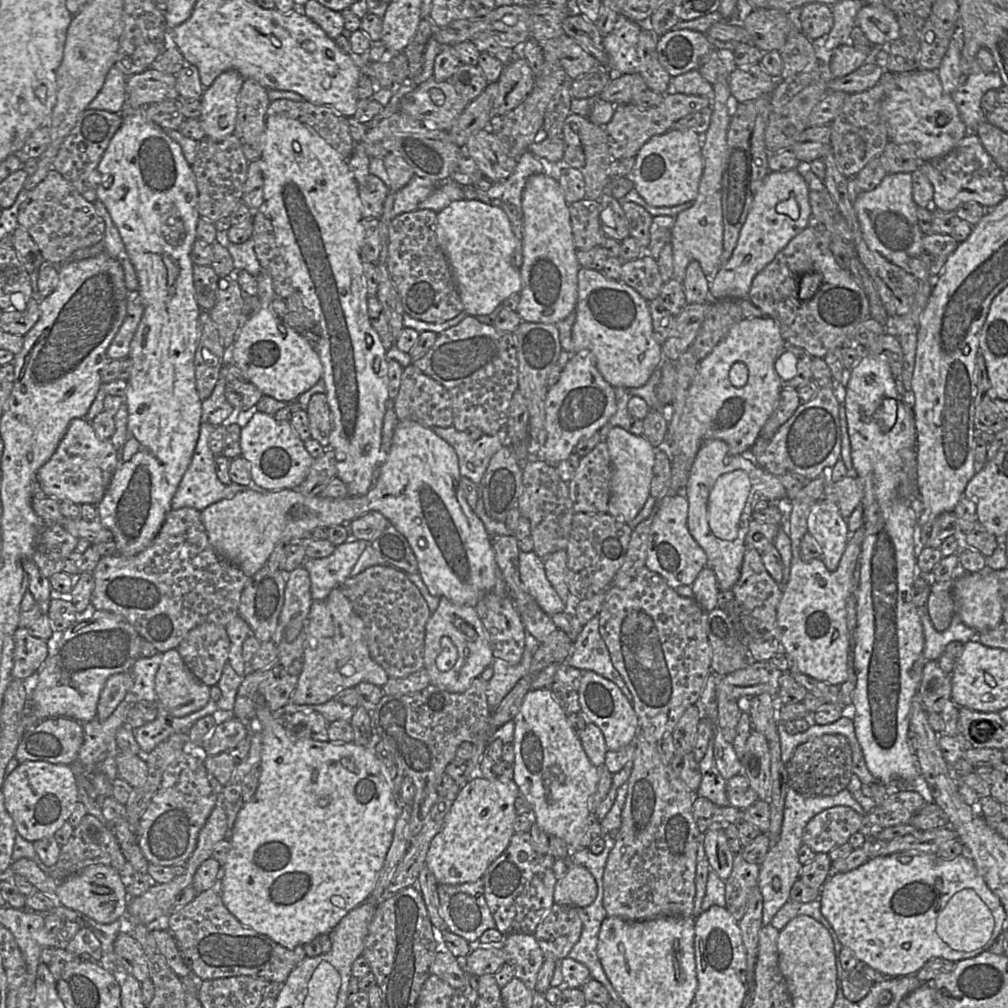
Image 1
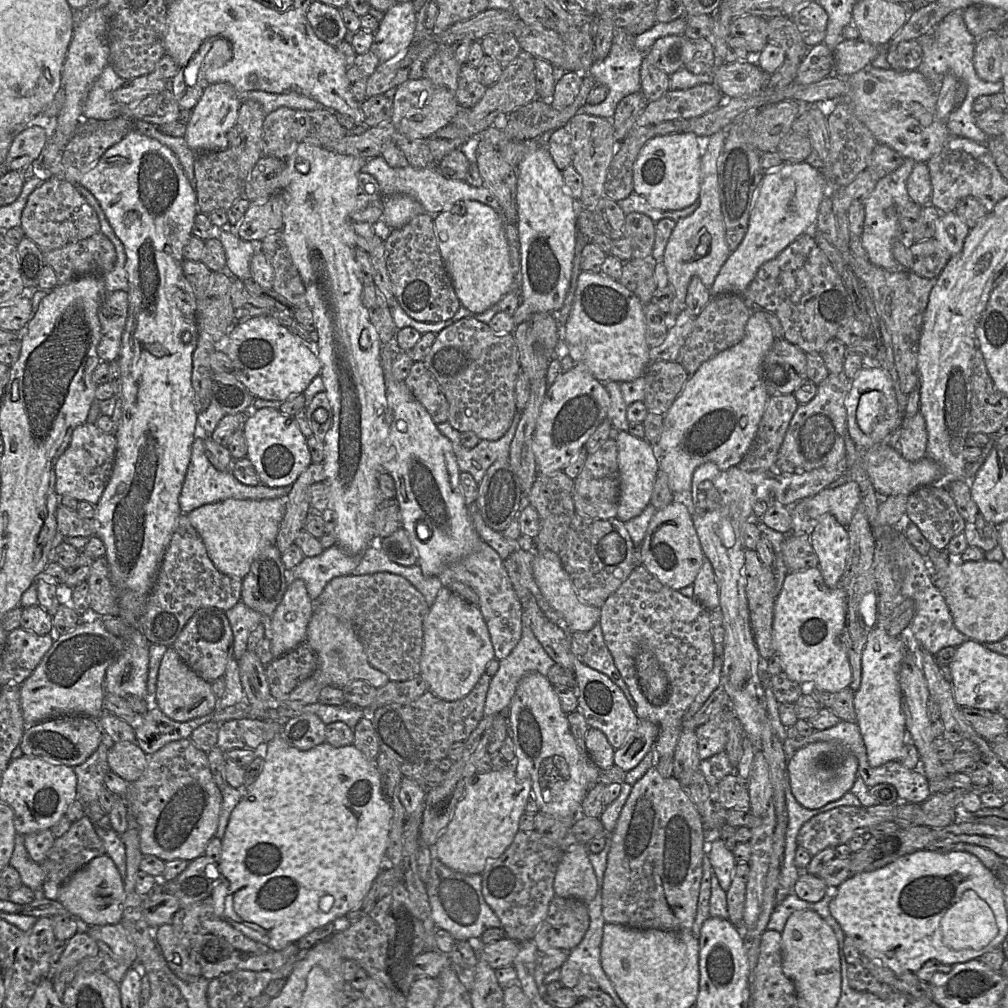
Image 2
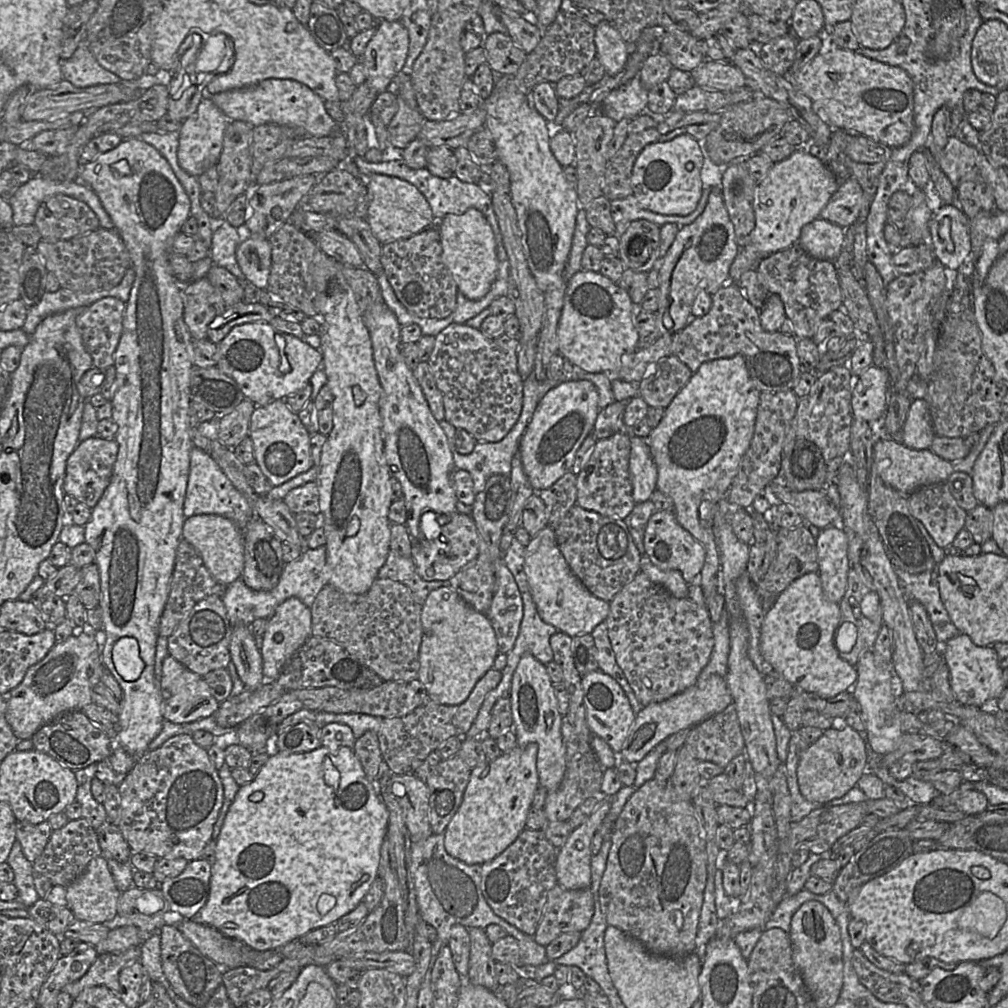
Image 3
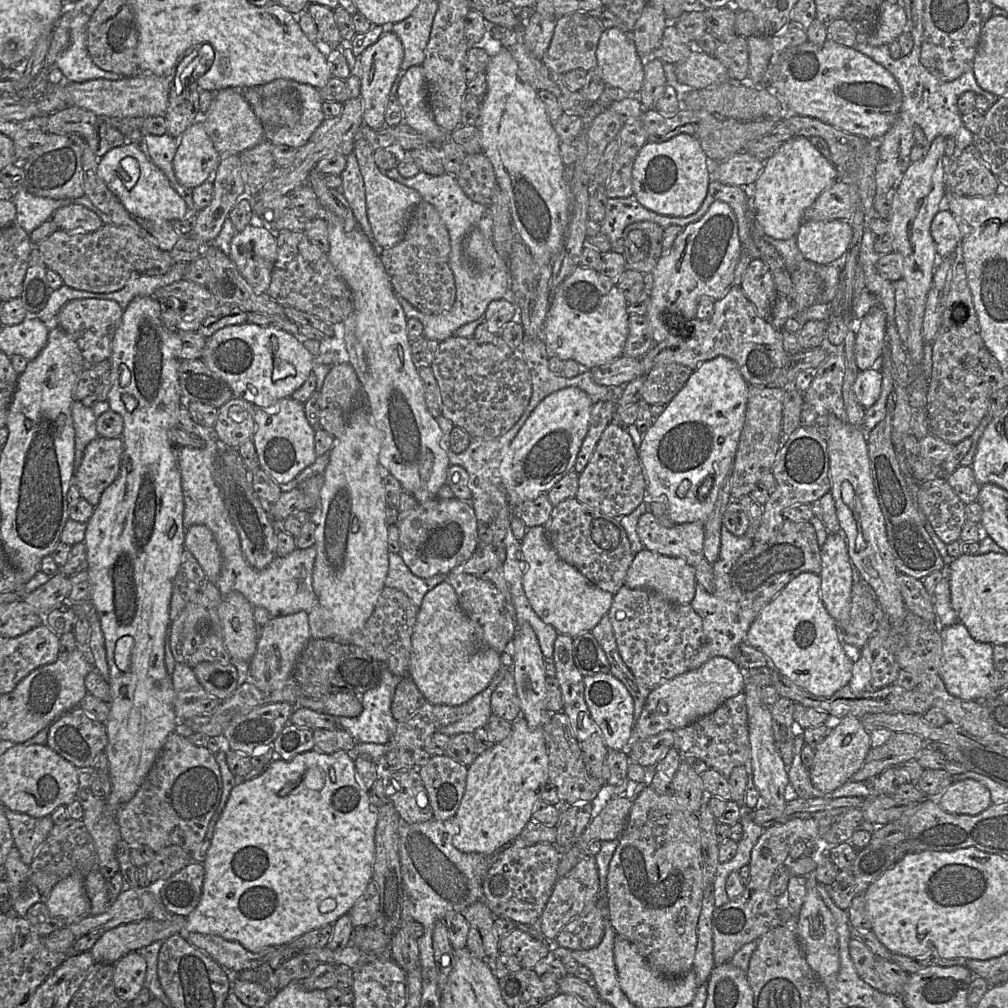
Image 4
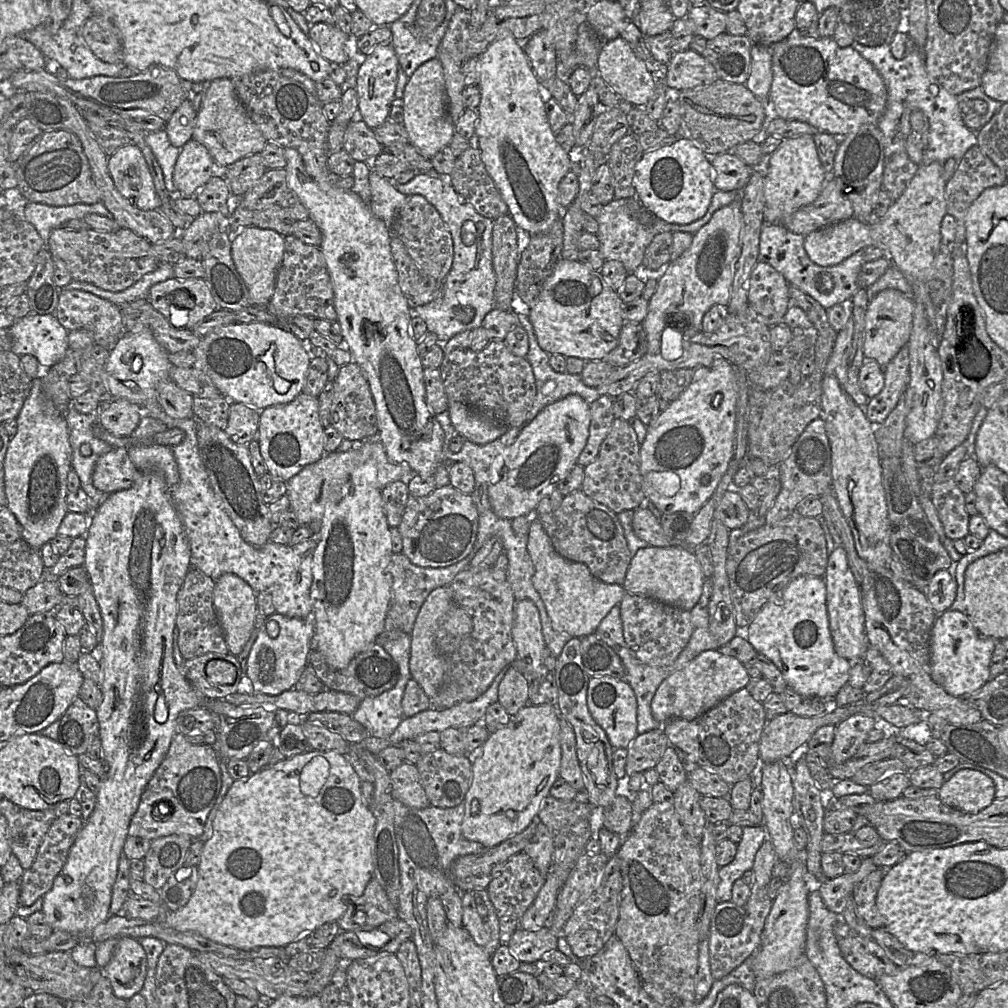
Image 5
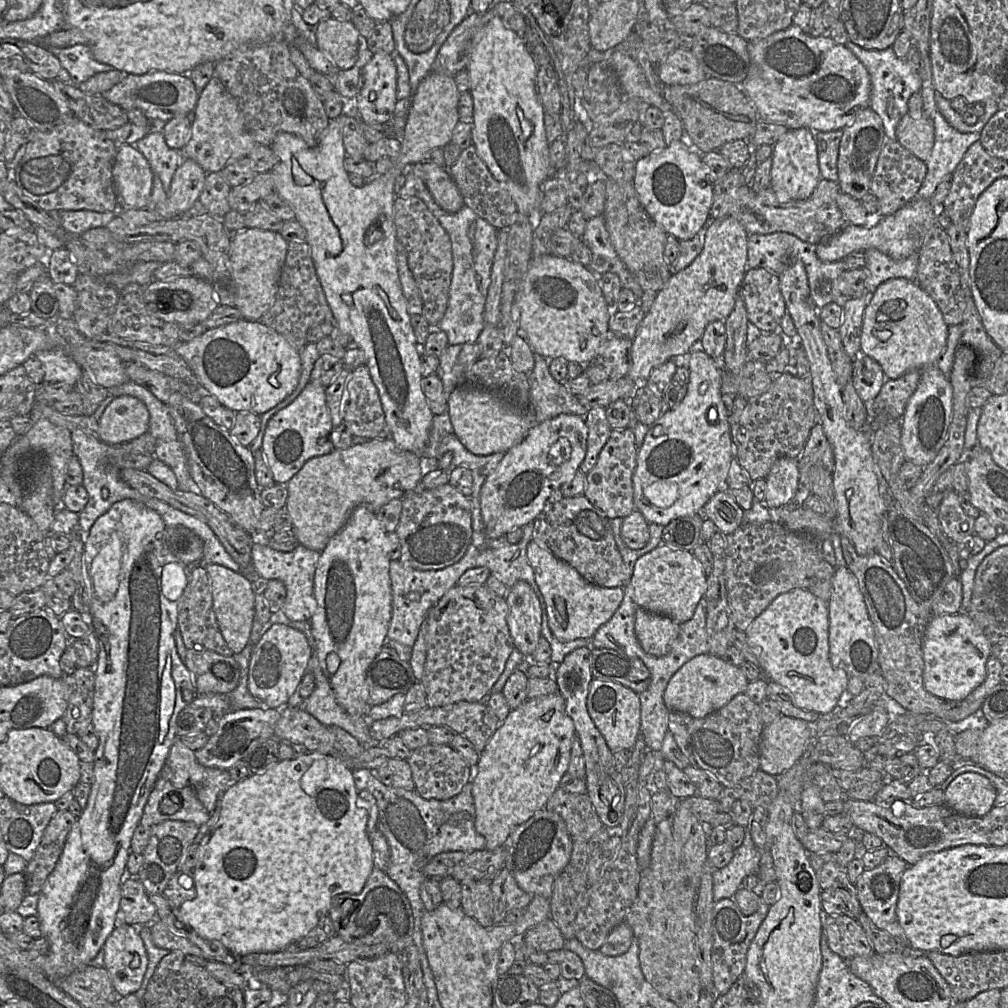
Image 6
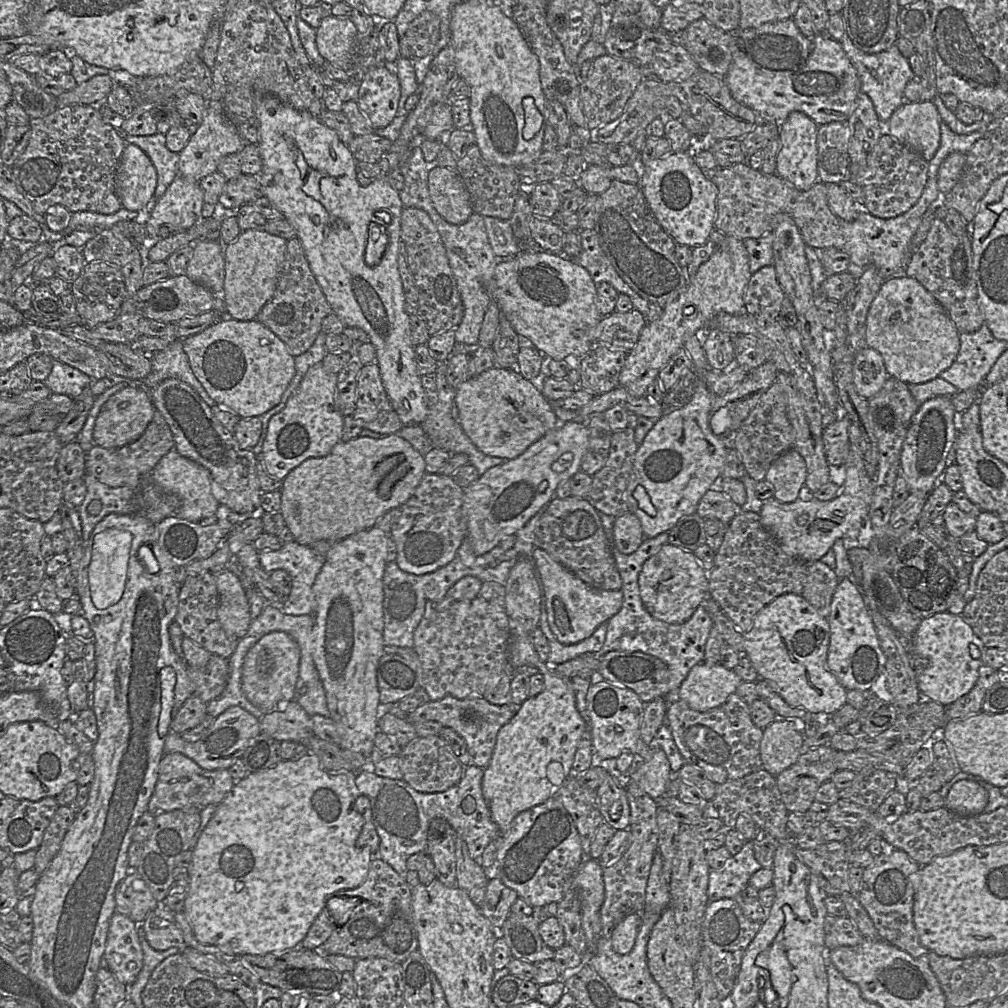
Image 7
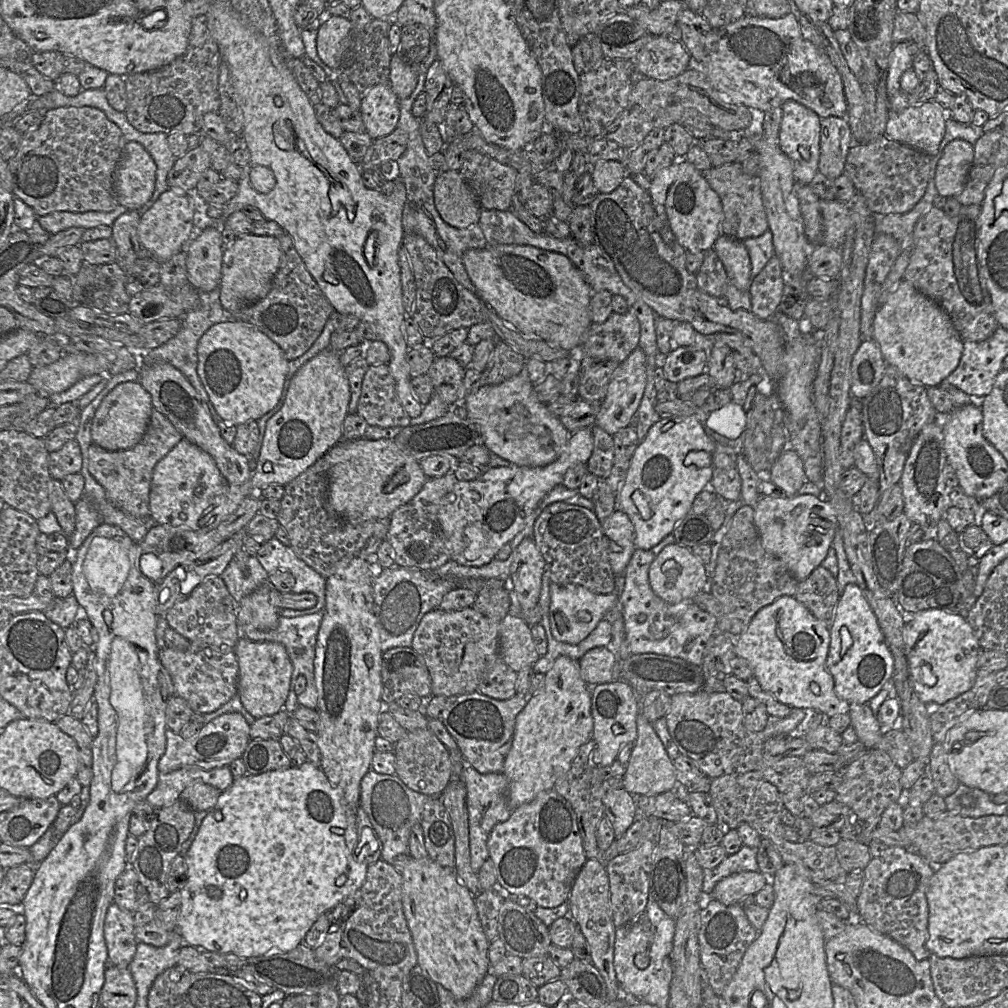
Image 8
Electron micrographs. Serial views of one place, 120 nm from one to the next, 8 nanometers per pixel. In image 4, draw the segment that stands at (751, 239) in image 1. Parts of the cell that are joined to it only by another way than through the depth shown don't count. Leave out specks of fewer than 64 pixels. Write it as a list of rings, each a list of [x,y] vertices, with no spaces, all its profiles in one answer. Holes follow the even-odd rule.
[[[793,137],[783,143],[779,150],[764,163],[764,169],[753,186],[752,220],[764,237],[787,240],[796,236],[806,209],[837,180],[839,180],[837,168],[811,144],[809,138]]]

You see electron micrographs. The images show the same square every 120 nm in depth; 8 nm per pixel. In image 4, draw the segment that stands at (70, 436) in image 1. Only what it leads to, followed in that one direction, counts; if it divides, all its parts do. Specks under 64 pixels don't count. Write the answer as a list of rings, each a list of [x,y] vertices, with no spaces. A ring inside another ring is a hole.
[[[101,436],[85,448],[82,461],[73,475],[80,497],[97,506],[104,490],[117,478],[120,470],[123,442],[121,438]]]

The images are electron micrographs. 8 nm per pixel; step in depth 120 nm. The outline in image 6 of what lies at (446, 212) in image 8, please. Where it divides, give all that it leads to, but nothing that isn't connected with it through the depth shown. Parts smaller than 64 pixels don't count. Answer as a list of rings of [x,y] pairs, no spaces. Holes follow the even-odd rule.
[[[418,162],[409,169],[427,186],[435,202],[445,211],[455,213],[464,205],[464,199],[446,167]]]

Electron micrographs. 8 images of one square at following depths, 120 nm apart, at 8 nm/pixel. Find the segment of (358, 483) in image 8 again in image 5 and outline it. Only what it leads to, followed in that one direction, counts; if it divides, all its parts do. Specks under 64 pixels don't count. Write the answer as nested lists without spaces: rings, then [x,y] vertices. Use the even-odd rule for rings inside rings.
[[[378,438],[357,442],[352,449],[346,452],[327,453],[317,462],[305,466],[297,475],[286,482],[286,495],[289,498],[291,510],[295,513],[301,526],[309,527],[314,534],[318,533],[326,503],[337,502],[348,493],[351,473],[365,463],[375,465],[381,489],[395,481],[401,481],[408,486],[408,483],[417,475],[406,462],[394,463],[390,461]]]

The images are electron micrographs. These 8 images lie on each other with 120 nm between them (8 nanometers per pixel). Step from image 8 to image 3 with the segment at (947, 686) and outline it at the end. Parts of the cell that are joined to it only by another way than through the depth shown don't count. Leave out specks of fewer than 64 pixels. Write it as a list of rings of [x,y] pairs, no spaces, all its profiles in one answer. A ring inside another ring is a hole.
[[[959,633],[946,642],[944,659],[949,669],[952,691],[960,703],[980,707],[989,699],[998,699],[1007,687],[997,652],[990,646],[977,646],[971,638]]]

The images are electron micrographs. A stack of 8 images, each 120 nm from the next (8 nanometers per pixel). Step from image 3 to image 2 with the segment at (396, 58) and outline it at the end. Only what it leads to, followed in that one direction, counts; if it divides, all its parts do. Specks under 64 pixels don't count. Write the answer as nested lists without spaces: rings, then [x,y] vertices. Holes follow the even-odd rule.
[[[412,1],[389,8],[374,32],[372,51],[380,63],[400,56],[414,42],[416,17]]]

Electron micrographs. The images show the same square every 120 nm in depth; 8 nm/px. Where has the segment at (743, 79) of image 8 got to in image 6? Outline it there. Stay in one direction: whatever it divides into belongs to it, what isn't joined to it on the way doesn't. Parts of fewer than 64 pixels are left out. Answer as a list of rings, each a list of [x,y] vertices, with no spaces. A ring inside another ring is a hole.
[[[792,24],[789,28],[776,32],[764,39],[748,42],[748,52],[750,57],[750,65],[745,80],[740,87],[751,100],[756,108],[759,121],[772,122],[787,127],[789,130],[808,128],[813,132],[829,132],[844,129],[851,125],[857,114],[864,108],[869,106],[870,100],[870,77],[859,59],[845,46],[836,43],[827,34],[819,37],[811,37],[804,33],[798,26]]]

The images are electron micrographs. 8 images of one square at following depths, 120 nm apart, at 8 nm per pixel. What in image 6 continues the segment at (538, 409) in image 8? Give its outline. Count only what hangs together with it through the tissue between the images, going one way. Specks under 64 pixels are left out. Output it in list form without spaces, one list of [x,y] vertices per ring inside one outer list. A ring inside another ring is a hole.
[[[456,387],[448,397],[448,414],[453,426],[453,433],[459,441],[473,454],[482,456],[507,452],[522,442],[529,430],[537,424],[534,408],[530,401],[527,407],[514,405],[502,395],[480,387]]]

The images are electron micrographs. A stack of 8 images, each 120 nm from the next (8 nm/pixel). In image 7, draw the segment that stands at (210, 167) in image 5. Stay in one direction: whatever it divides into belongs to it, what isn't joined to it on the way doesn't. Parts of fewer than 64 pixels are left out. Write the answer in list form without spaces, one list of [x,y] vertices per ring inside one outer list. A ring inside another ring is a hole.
[[[177,176],[165,193],[158,199],[152,212],[150,214],[142,214],[140,221],[145,223],[149,238],[161,240],[192,227],[201,217],[203,204],[203,191],[199,182],[183,176]]]

